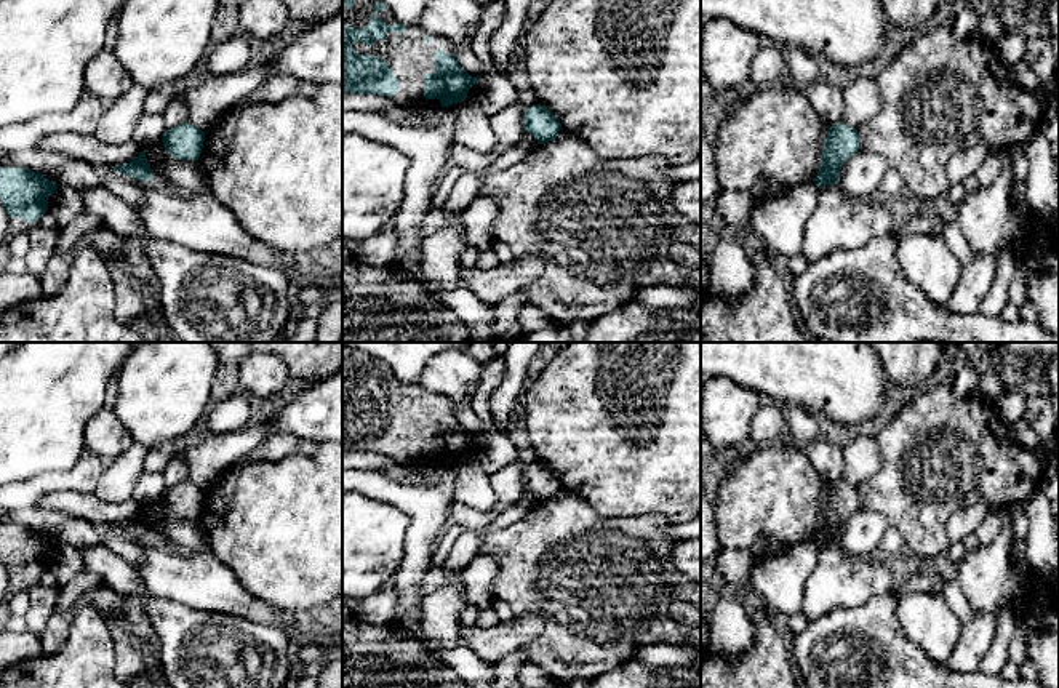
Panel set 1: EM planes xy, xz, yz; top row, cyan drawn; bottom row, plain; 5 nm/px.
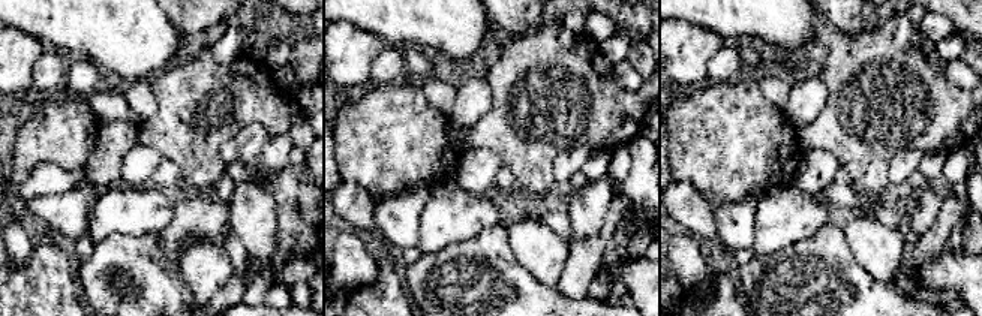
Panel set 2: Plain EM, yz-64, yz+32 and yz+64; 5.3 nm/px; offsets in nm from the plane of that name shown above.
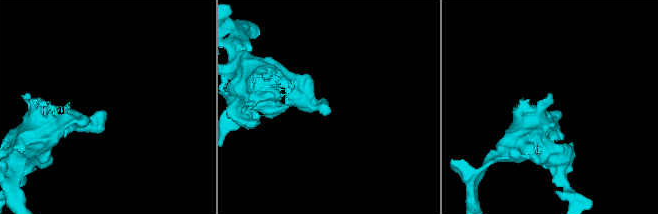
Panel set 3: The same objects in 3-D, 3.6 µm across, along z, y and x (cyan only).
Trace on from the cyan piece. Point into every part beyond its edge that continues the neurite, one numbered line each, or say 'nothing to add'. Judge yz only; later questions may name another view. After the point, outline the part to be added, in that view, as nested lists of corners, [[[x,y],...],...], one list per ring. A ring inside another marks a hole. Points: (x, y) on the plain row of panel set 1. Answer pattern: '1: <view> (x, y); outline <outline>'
nothing to add

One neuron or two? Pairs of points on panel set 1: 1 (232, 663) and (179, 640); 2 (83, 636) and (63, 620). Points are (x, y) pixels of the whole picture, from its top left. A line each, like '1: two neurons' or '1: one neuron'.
1: one neuron
2: two neurons

